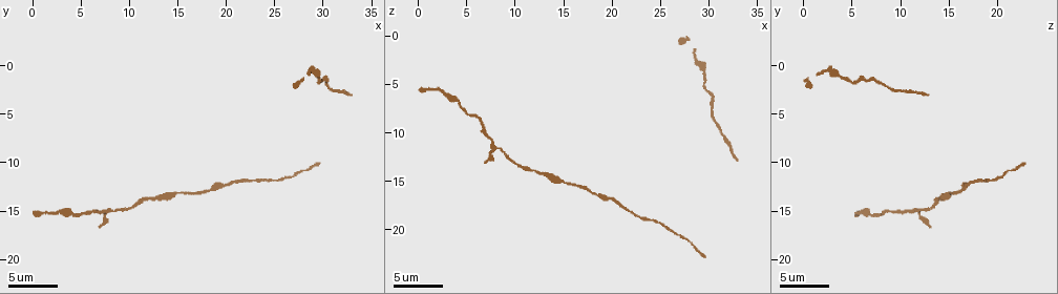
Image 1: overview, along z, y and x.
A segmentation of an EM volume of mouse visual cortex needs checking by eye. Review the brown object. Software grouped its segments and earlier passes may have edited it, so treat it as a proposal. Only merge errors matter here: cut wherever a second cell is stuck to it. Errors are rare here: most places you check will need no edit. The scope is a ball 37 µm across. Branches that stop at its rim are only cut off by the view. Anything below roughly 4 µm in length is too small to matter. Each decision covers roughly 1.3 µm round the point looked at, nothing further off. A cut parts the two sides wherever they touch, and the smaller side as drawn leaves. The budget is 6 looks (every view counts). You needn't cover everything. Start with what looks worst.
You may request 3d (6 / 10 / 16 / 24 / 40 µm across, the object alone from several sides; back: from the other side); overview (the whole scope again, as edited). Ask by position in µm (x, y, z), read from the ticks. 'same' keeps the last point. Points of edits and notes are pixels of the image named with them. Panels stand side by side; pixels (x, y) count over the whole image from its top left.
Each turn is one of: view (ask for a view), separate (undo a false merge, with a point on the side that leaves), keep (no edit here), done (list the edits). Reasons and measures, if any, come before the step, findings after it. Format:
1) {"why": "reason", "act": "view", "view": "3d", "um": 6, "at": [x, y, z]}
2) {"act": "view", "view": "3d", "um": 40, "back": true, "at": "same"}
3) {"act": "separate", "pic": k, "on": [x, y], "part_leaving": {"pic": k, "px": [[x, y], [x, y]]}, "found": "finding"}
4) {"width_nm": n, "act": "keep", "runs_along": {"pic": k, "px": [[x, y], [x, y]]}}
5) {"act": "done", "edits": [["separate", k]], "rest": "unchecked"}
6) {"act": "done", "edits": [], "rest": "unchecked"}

{"why": "calibre changes", "act": "view", "view": "3d", "um": 10, "at": [8.8, 14.8, 12.2]}

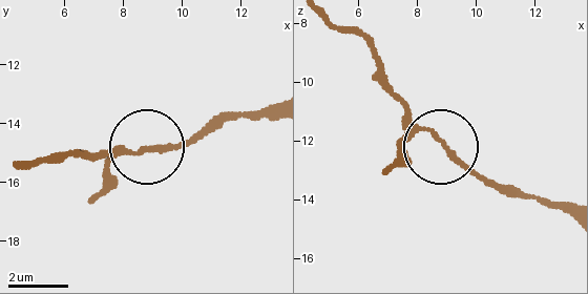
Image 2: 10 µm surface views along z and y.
{"act": "keep", "runs_along": {"pic": 2, "px": [[566, 211], [498, 190], [422, 130], [380, 80]]}, "found": "continuous, no second cell"}

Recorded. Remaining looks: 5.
{"why": "thick turns thin", "act": "view", "view": "3d", "um": 10, "at": [14.8, 13.4, 15.0]}

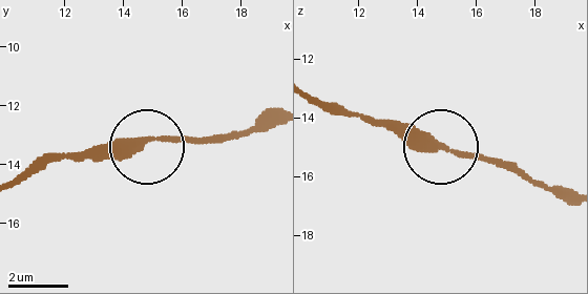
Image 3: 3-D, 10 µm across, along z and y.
{"act": "keep", "runs_along": {"pic": 3, "px": [[276, 113], [224, 137], [53, 151]]}, "found": "all the same cell"}

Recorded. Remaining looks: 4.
{"why": "thin neck", "act": "view", "view": "3d", "um": 6, "at": [23.0, 11.8, 18.8]}

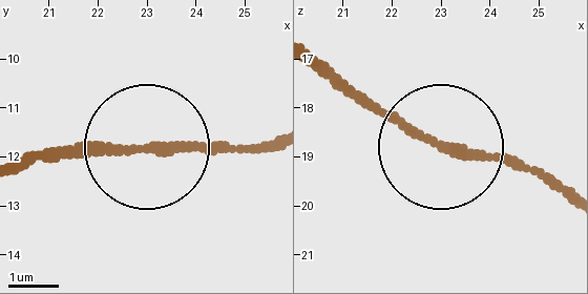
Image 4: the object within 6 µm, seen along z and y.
{"act": "keep", "found": "continuous, no second cell"}

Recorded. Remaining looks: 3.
{"act": "done", "edits": [], "rest": "unchecked"}

